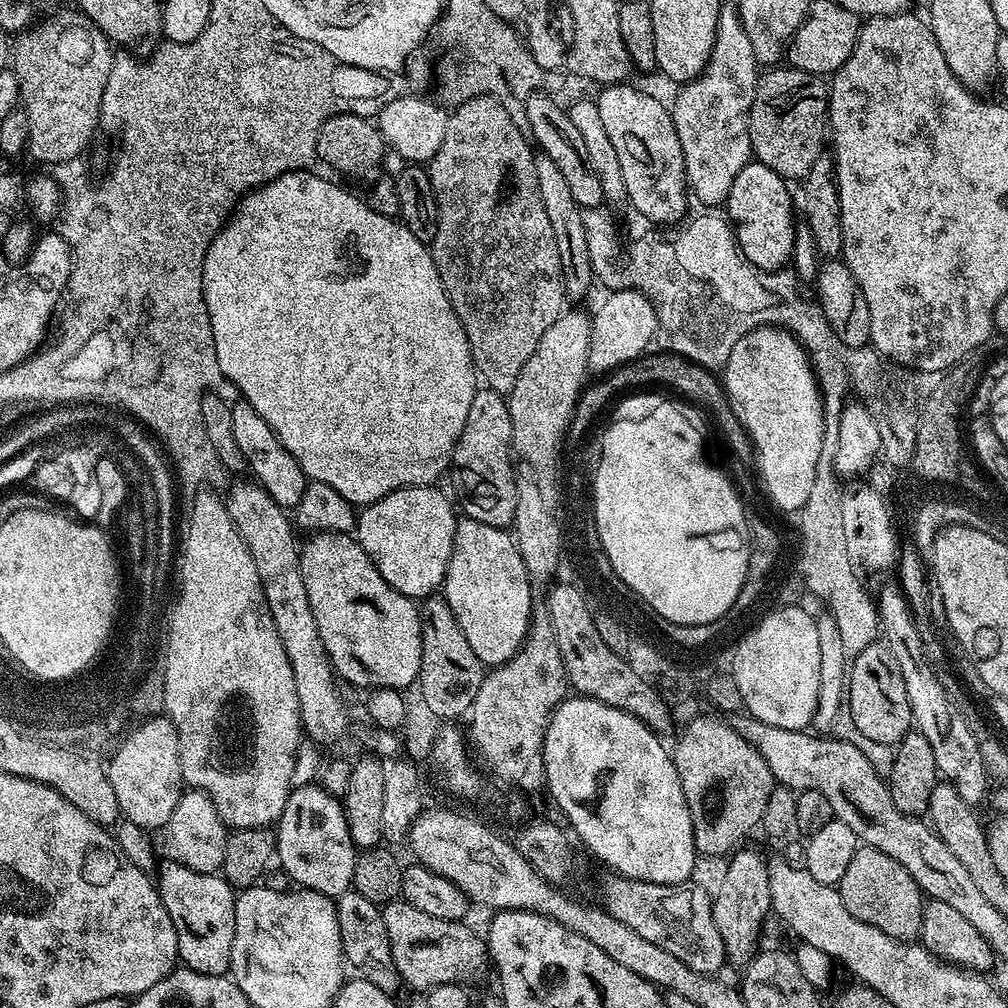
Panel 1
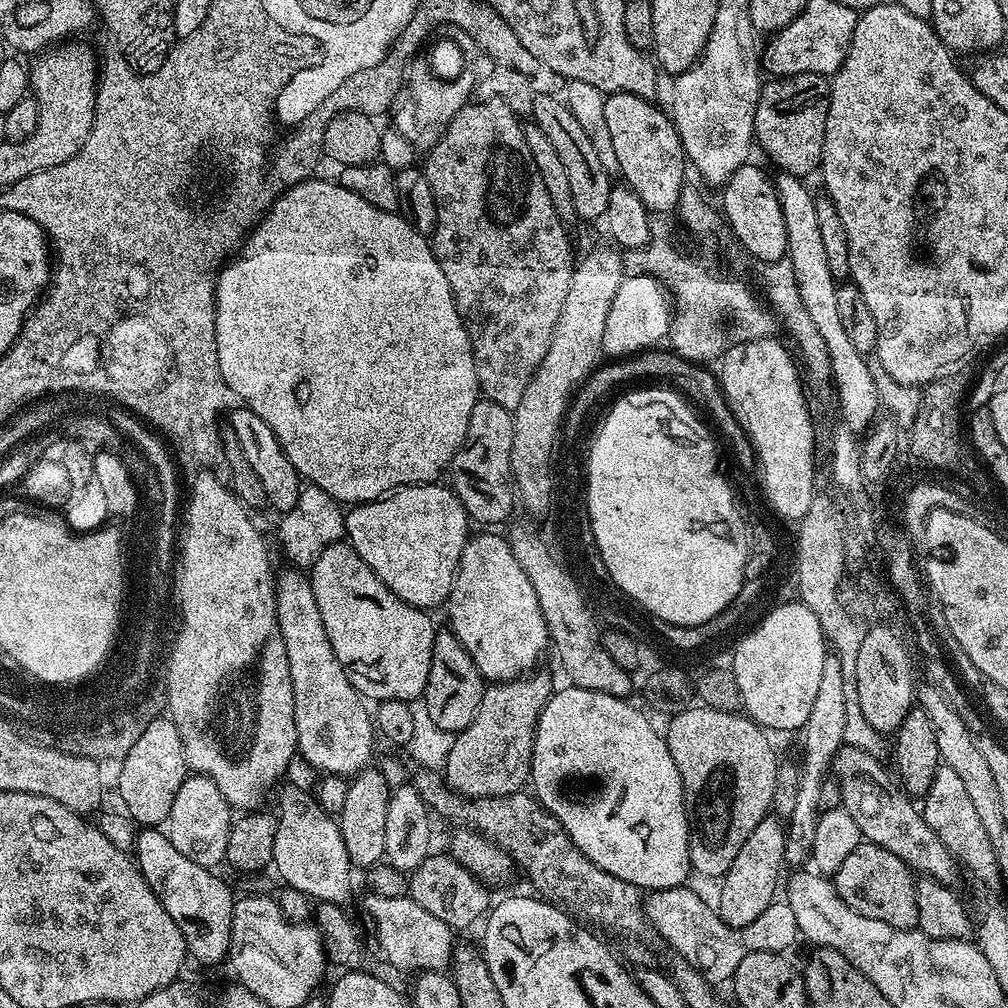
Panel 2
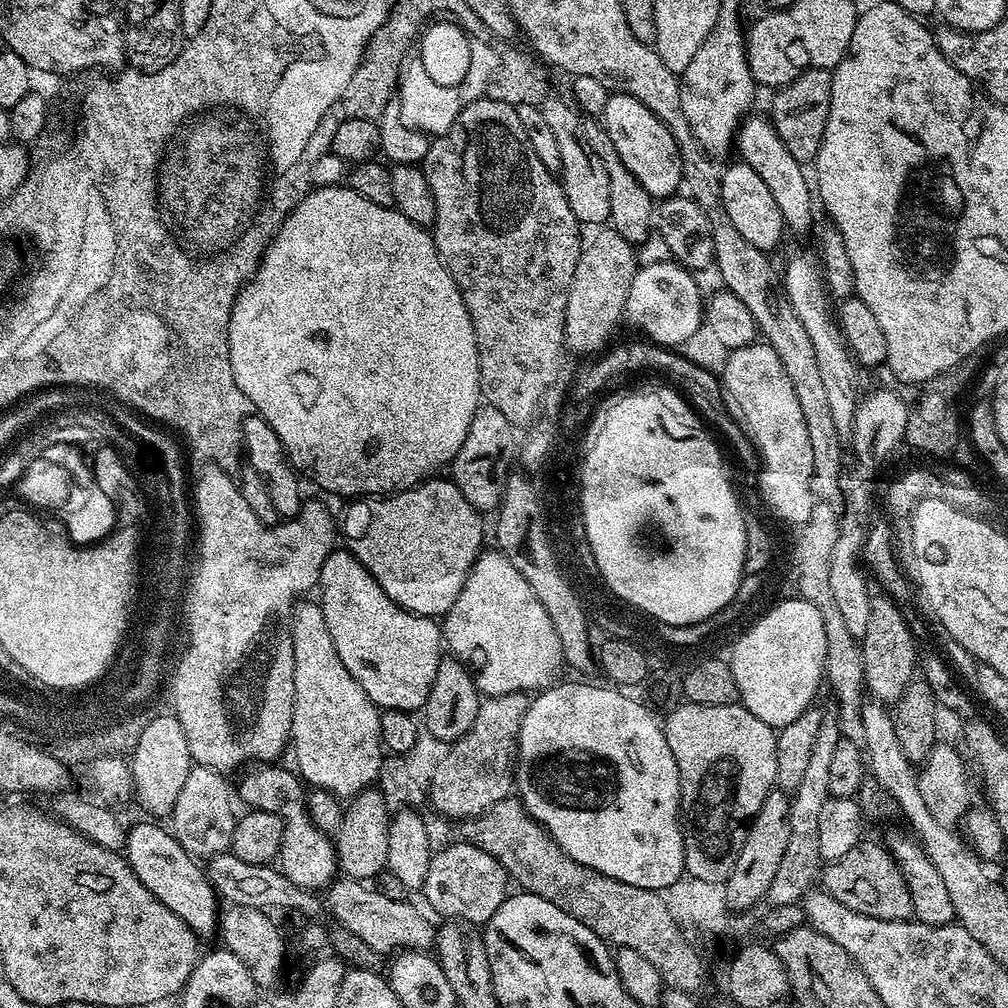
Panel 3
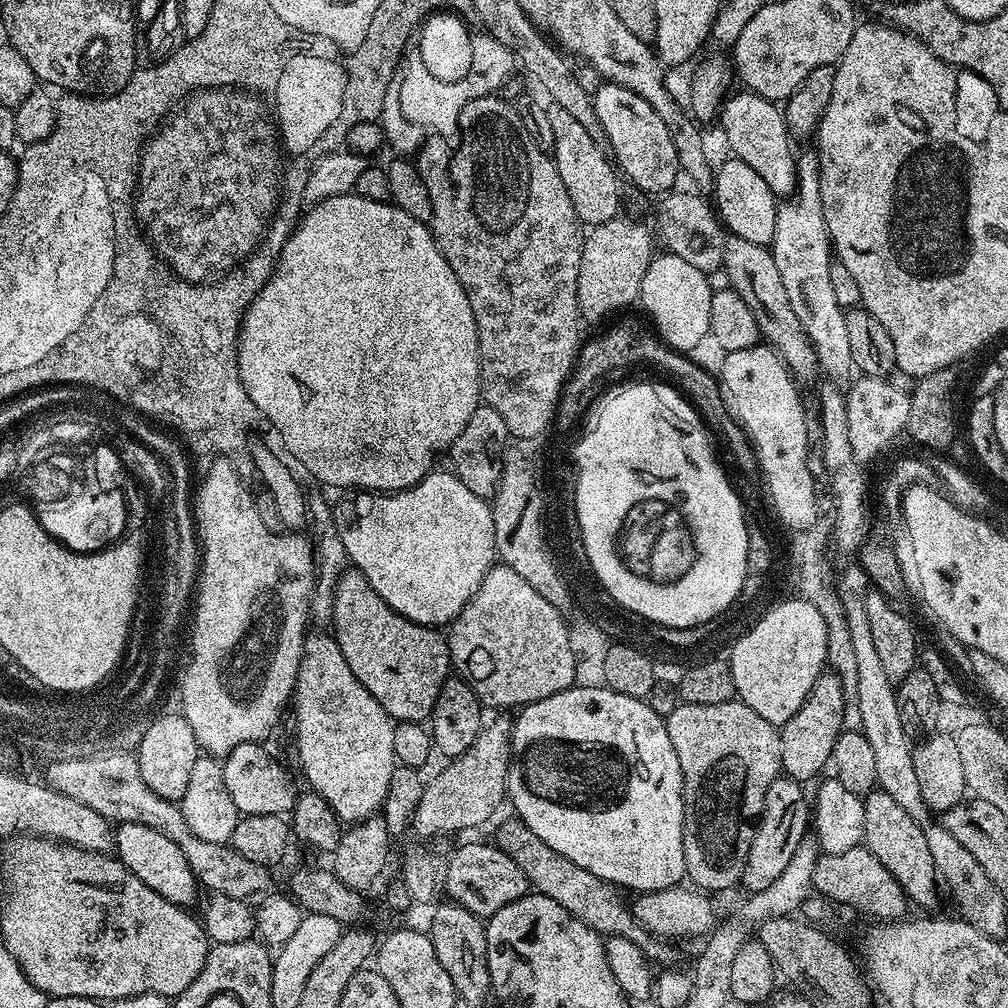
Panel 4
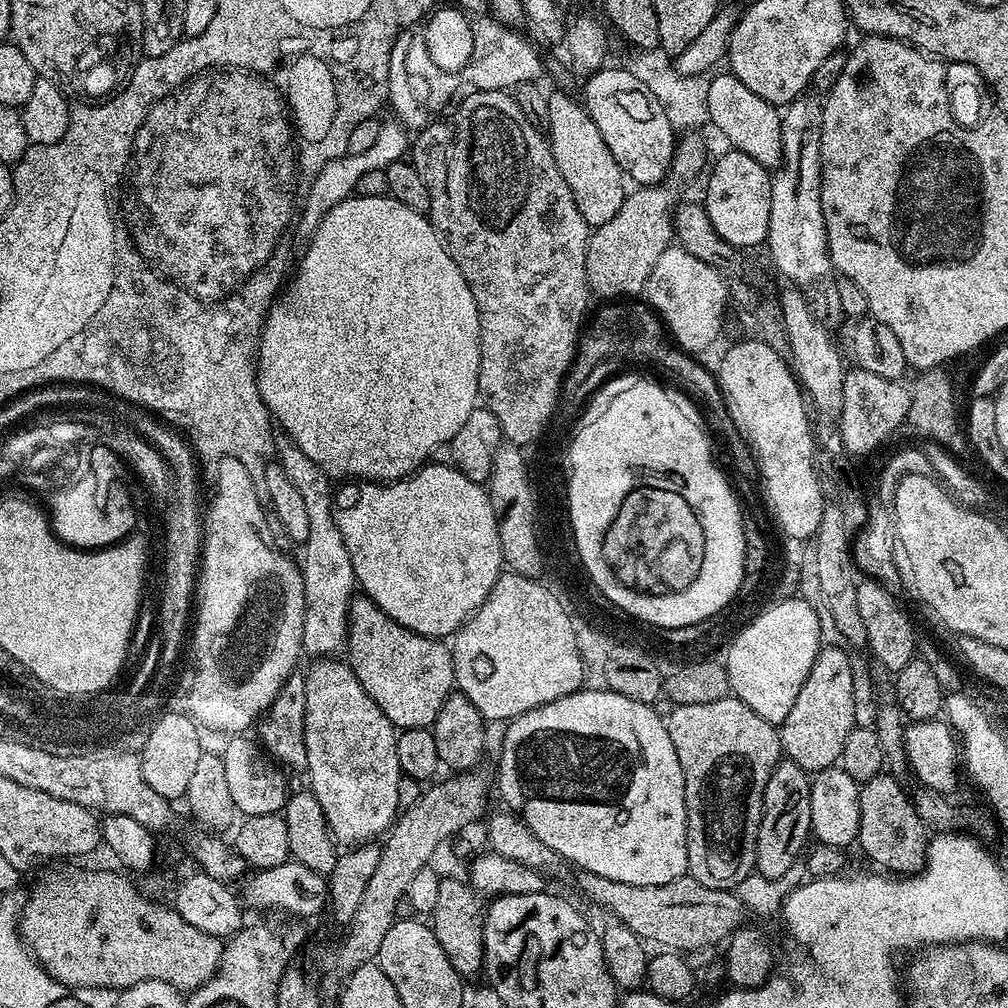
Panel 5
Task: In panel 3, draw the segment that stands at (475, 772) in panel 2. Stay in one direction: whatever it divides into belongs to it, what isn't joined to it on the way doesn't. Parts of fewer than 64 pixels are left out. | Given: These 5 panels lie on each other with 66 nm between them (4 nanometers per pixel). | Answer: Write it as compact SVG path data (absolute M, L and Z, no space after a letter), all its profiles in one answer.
M523 692L489 696L481 701L473 726L462 738L448 745L446 758L439 763L428 784L427 799L442 815L464 822L511 795L517 742L529 703L529 697Z

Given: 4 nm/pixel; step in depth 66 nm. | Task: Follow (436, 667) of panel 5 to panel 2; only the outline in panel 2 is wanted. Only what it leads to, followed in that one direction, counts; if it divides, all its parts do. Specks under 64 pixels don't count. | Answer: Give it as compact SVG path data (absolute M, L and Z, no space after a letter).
M347 542L326 546L312 563L310 579L318 610L322 613L322 626L326 626L326 638L330 638L330 646L334 646L334 654L338 662L342 662L342 670L346 670L356 691L372 702L407 702L423 697L426 678L430 678L430 654L434 654L434 638L438 631L437 625L432 625L428 617L431 615L425 609L415 608L398 598L398 594L388 589L386 582L382 582L382 578L378 578L362 558L358 558Z

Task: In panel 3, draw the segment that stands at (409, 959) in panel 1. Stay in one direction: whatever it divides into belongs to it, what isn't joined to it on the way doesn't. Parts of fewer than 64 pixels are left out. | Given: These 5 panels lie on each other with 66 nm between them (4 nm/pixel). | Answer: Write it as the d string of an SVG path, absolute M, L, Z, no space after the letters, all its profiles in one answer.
M333 879L326 888L326 908L337 925L366 942L371 950L396 954L401 950L428 950L433 947L436 928L408 900L395 901L362 880Z

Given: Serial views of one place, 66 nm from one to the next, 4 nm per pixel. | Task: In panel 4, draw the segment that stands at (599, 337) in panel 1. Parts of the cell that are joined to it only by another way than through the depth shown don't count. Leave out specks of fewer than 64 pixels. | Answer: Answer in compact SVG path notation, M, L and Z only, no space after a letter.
M653 255L646 278L642 278L638 304L648 311L647 319L660 339L668 347L688 354L710 326L710 302L714 288L708 285L709 277L702 270L690 266L683 258L663 255Z

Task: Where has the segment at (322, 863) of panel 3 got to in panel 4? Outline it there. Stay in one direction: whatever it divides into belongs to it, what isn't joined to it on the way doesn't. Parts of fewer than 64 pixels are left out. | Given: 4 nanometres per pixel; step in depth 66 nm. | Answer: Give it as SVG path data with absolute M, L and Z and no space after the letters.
M258 742L242 743L232 748L223 759L226 790L241 815L283 815L291 813L296 804L298 788L295 788L289 772L264 747Z

